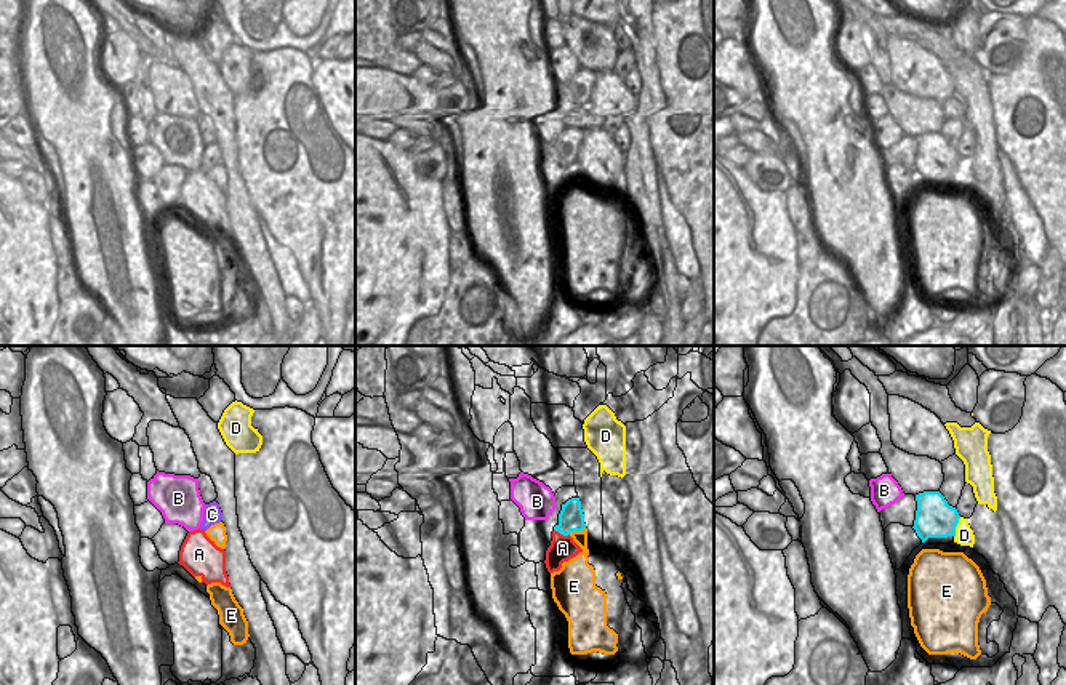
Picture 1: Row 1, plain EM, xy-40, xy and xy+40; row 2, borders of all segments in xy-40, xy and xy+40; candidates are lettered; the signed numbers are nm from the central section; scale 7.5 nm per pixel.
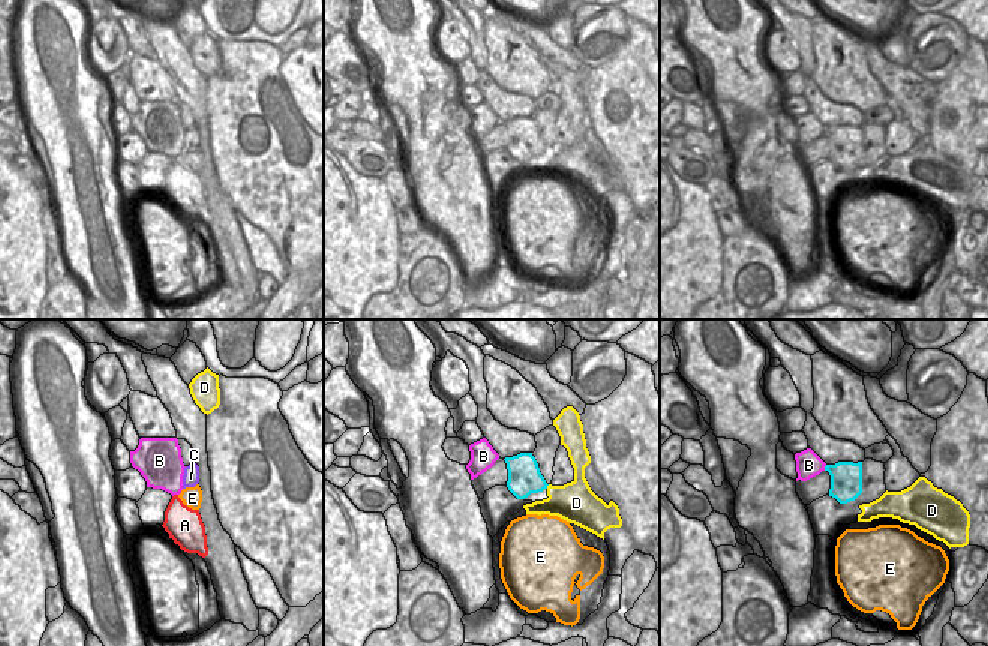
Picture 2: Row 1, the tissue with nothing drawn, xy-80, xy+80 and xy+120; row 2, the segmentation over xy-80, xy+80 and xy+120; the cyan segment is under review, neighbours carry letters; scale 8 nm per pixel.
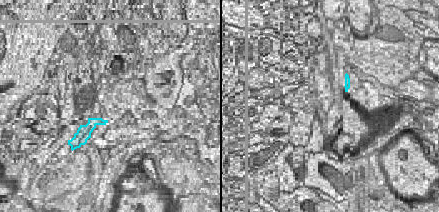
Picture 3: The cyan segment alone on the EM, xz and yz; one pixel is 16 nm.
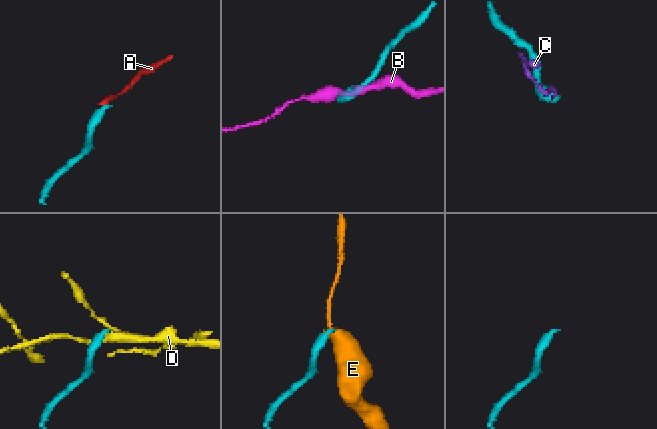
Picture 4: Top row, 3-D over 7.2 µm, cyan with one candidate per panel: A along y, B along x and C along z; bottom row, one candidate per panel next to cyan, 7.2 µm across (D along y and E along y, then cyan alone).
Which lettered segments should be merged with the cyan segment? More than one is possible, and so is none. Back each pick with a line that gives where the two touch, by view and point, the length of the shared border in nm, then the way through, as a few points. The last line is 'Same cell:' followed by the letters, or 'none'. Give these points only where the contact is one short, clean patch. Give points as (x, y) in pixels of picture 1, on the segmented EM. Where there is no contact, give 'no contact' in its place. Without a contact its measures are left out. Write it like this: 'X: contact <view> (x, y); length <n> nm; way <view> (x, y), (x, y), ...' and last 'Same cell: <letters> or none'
A: contact xy (562, 533); length 130 nm
Same cell: A

